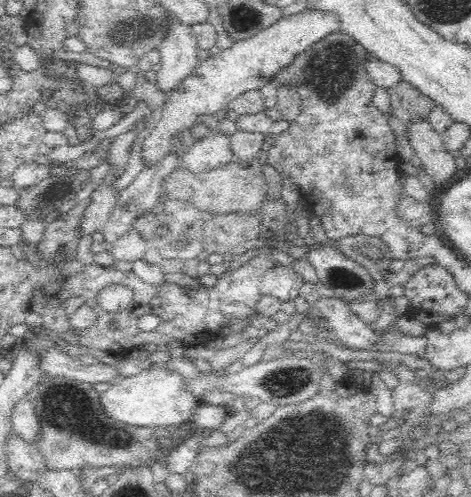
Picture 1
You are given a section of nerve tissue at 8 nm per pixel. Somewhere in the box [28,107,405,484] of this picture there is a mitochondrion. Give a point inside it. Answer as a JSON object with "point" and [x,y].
{"point":[72,412]}

